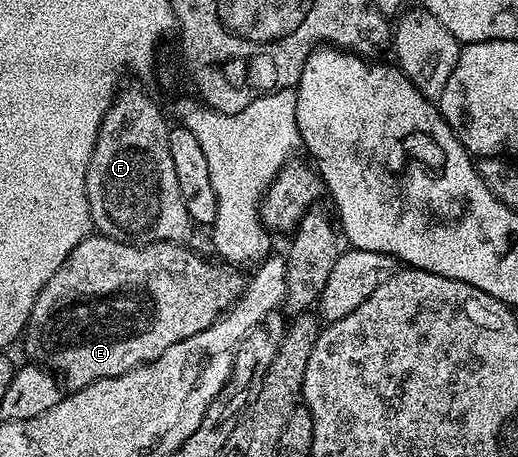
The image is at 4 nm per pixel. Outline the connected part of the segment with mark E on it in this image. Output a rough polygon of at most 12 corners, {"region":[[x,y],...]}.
{"region":[[90,233],[22,339],[69,392],[240,300],[239,266]]}

